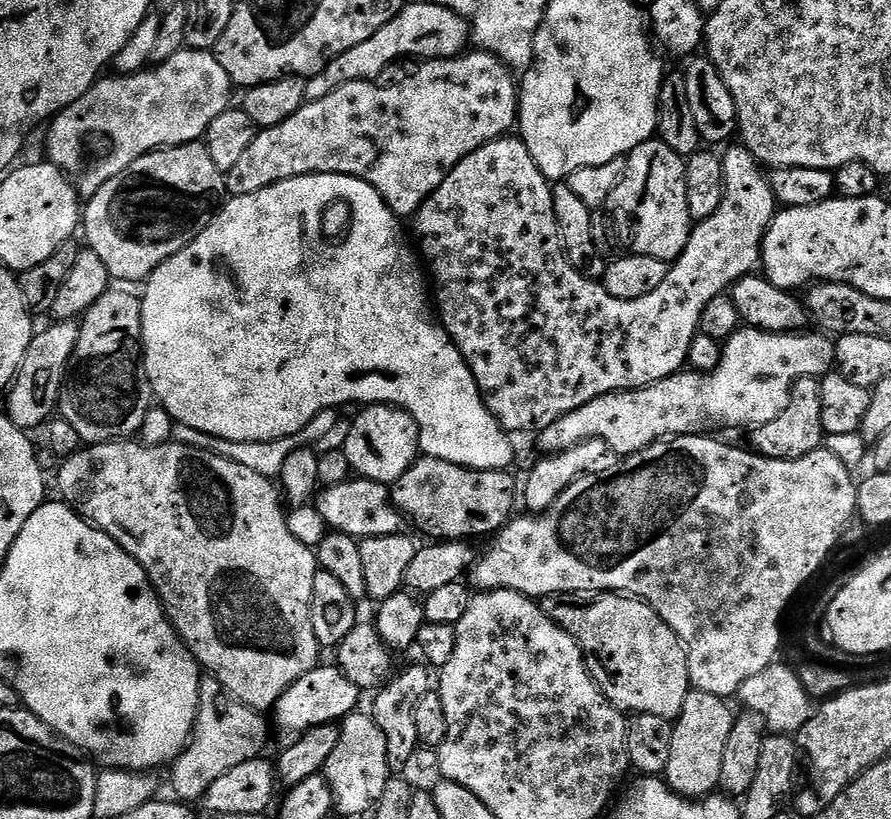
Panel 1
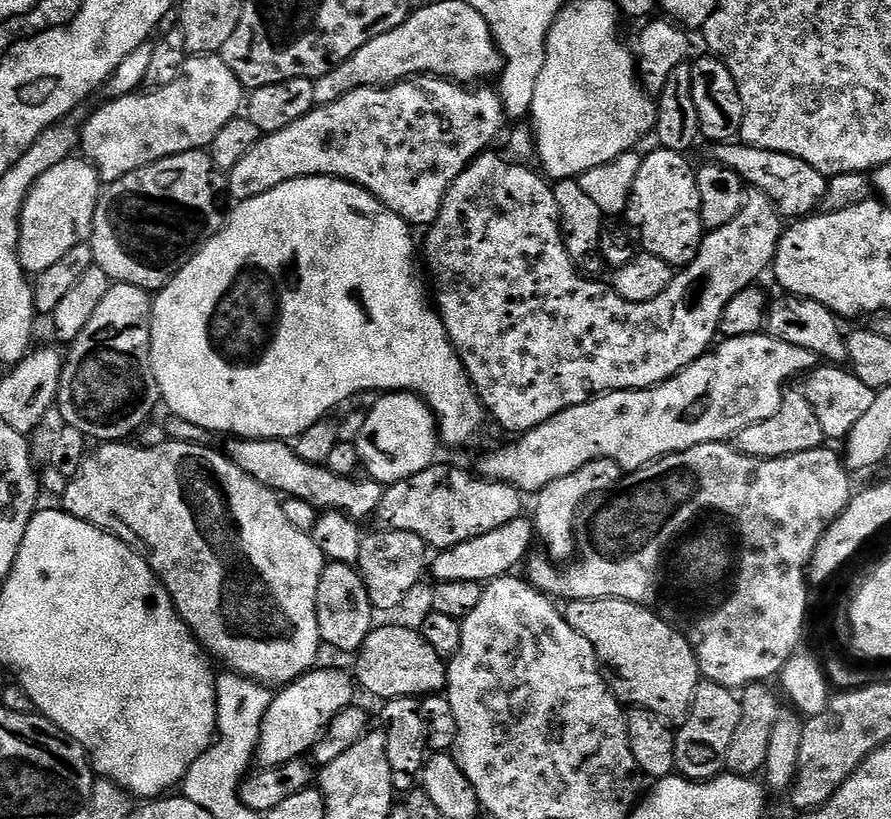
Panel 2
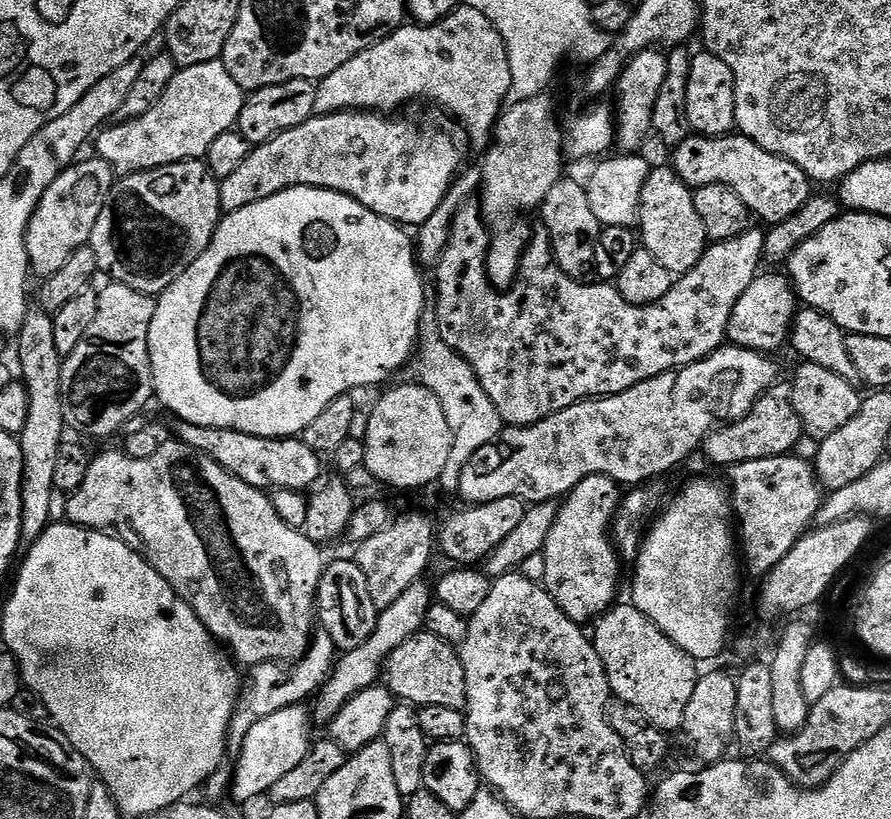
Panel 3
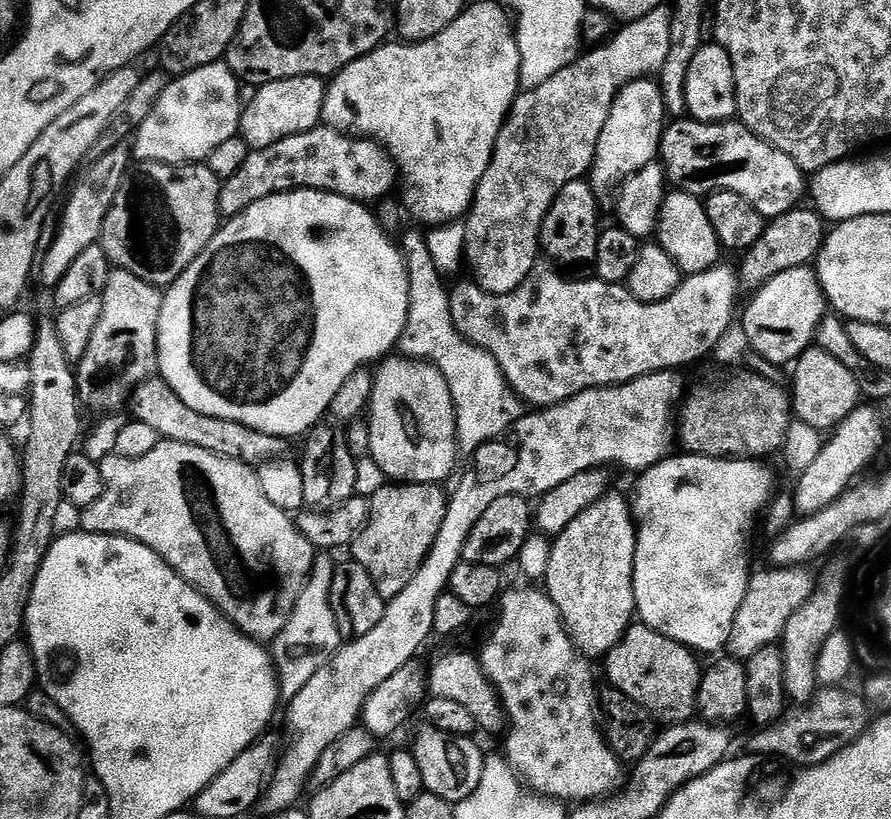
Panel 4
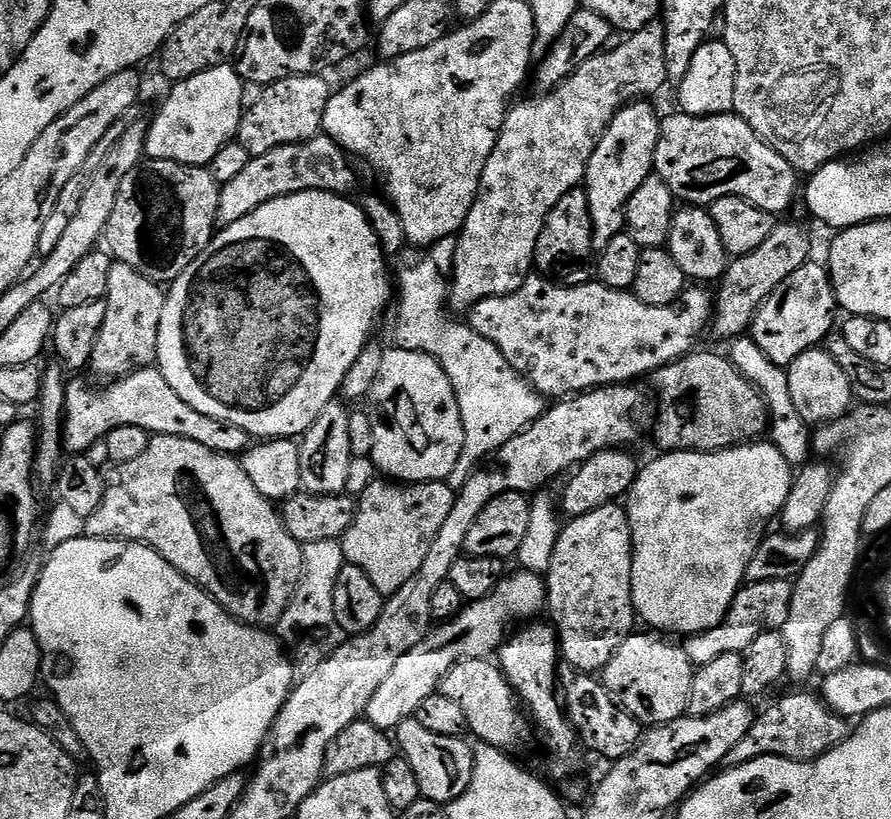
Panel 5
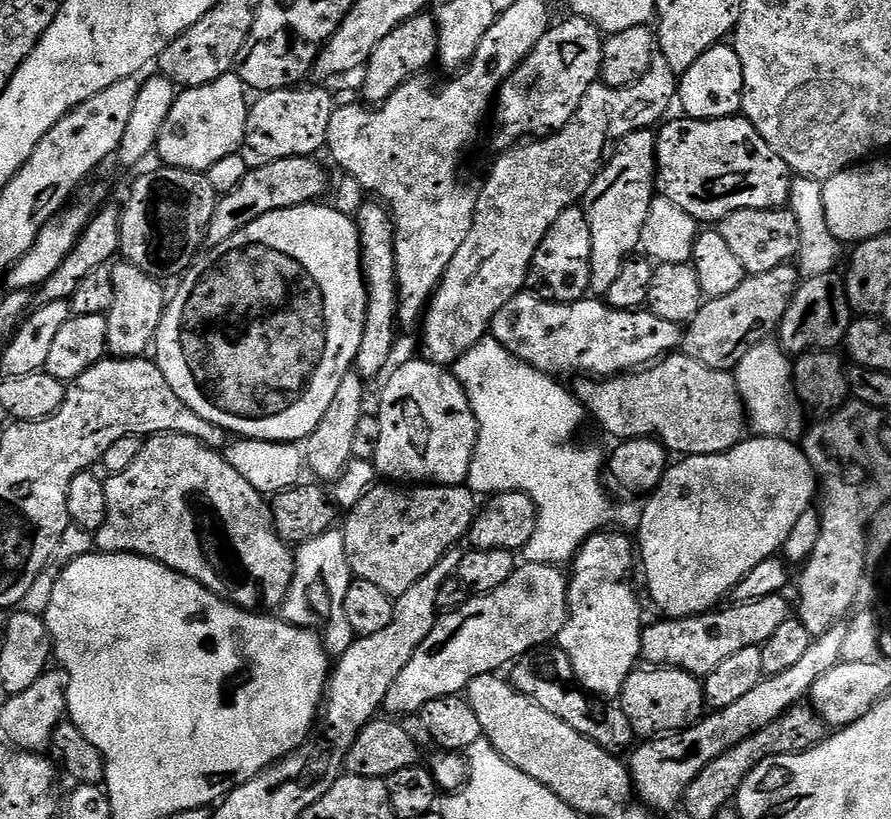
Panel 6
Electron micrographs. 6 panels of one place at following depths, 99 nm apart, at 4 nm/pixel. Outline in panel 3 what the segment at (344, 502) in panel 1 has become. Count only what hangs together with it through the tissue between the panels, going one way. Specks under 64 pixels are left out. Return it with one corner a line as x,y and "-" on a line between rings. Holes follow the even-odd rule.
177,423
174,436
179,443
189,444
194,450
205,452
214,462
218,462
230,474
234,474
251,488
275,490
285,488
307,493
317,487
316,479
323,474
321,457
302,438
262,438
254,434
242,434
229,428
207,428
197,424

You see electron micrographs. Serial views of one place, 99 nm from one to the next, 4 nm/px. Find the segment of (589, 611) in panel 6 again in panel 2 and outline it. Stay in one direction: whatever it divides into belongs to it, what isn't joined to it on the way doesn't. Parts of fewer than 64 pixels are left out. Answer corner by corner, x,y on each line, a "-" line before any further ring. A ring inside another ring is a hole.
595,460
586,462
566,478
554,478
541,490
535,493
536,516
534,515
534,532
538,540
548,547
547,555
553,561
564,562
576,551
576,514
580,505
591,501
597,494
607,493
616,487
622,479
622,470
613,460

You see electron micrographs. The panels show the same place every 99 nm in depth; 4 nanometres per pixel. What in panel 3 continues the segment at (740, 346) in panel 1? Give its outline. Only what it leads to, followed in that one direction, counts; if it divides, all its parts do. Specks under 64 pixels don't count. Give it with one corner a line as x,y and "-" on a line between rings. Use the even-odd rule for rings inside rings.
721,346
709,356
704,357
703,360
688,364
684,368
677,368
675,372
663,372
646,382
638,382
638,386
634,386
617,396
601,396
594,400
584,400
581,404
570,406
558,414
550,414
550,418
546,418
537,424
530,424
526,428
517,428
515,426
505,427
496,439
490,441
486,446
482,446
482,450
474,453
470,458
470,462
466,462
466,466
462,466
462,474
460,475
458,485
458,496
461,496
464,499
463,503
468,506
489,504
498,498
510,498
511,496
519,496
521,500
527,502
529,505
546,504
559,501
561,498
567,496
573,488
576,488
578,482
582,482
591,476
609,476
609,478
615,480
621,486
643,486
655,481
657,478
664,478
660,476
666,475
671,468
678,467
695,448
697,451
703,445
704,441
708,438
709,432
713,431
717,426
723,426
731,421
746,418
746,414
752,412
756,403
764,397
765,392
769,391
777,383
776,364
772,359
773,357
771,355
756,352
753,348

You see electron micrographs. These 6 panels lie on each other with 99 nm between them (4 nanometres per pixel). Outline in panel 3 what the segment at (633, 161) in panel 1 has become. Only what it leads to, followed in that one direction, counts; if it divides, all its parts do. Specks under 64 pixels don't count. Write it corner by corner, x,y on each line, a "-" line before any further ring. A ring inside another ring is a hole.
653,167
650,178
643,190
640,203
640,223
638,232
642,238
642,247
666,270
673,274
683,274
698,266
704,256
704,250
710,241
706,234
706,226
702,226
702,218
698,218
698,206
694,206
694,192
681,180
671,167

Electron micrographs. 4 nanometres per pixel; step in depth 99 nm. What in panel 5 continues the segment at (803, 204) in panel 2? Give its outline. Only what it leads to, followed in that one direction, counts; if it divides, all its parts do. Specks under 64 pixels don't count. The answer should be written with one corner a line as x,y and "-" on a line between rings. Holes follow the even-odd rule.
729,114
726,116
676,116
665,115
660,121
660,137
656,147
656,163
654,165
655,175
672,191
677,201
688,206
711,206
718,198
737,196
762,210
773,214
781,214
792,204
792,199
797,199
796,169
782,158
768,145
765,140
760,139
758,133
747,124
742,117

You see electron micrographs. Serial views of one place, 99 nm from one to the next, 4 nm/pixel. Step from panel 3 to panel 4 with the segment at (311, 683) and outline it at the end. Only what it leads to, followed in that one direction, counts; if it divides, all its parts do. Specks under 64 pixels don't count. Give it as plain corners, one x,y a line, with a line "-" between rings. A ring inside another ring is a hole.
320,558
313,563
312,573
304,582
304,589
298,594
298,602
286,622
286,626
271,641
270,656
278,672
278,692
281,697
291,698
314,678
322,666
340,649
342,637
334,622
334,610
330,610
330,582
332,581
331,559

